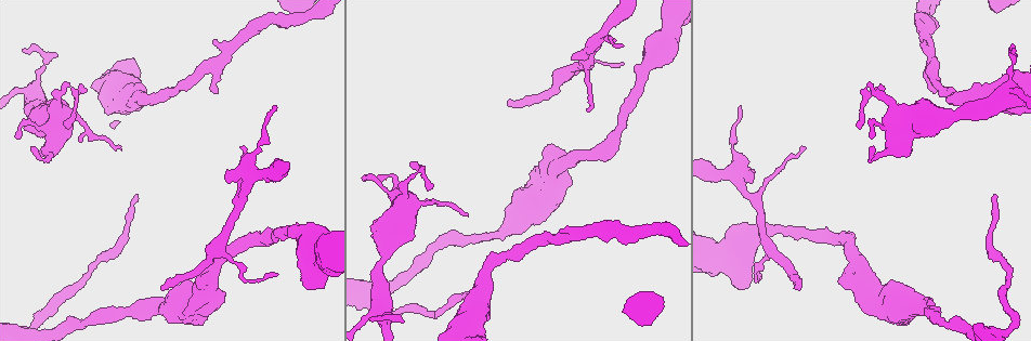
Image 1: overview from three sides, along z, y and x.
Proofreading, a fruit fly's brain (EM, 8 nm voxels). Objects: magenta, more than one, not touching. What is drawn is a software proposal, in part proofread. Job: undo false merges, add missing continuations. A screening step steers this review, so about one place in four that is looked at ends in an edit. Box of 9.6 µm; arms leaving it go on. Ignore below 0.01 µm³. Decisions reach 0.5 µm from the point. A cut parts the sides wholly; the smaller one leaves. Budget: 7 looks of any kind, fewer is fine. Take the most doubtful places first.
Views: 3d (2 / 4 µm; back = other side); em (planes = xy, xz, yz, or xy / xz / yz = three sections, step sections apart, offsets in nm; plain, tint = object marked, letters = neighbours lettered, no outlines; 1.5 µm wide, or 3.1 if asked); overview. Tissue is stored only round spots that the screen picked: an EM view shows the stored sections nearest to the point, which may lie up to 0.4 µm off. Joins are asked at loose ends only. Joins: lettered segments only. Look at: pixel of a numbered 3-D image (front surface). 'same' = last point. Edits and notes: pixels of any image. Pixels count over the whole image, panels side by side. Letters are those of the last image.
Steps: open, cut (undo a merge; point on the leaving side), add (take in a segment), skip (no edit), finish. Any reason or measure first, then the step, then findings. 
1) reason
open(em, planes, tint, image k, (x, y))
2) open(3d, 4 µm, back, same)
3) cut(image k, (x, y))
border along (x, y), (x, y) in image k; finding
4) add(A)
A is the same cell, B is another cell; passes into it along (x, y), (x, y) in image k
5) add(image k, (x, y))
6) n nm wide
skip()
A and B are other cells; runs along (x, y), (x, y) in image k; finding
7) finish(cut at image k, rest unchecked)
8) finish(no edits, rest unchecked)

stops while still wide
open(em, planes, letters, image 1, (552, 146))

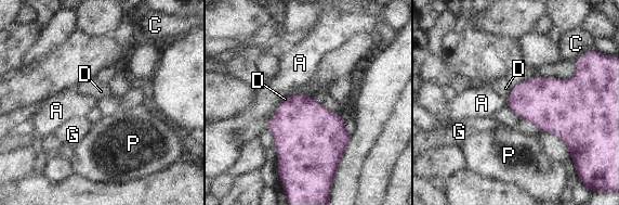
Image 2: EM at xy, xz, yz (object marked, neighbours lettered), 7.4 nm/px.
320 nm wide
skip()
A, C, D, G and P are other cells; border along (311, 95), (290, 95), (270, 120) in image 2; no lettered segment goes on from it

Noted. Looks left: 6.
an open end
open(3d, 4 µm, image 1, (623, 46))

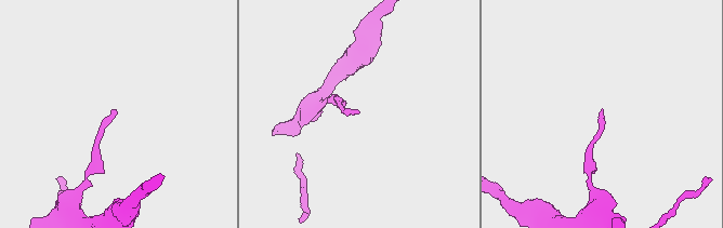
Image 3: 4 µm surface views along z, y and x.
open(em, yz, step 8, tint, image 3, (112, 110))

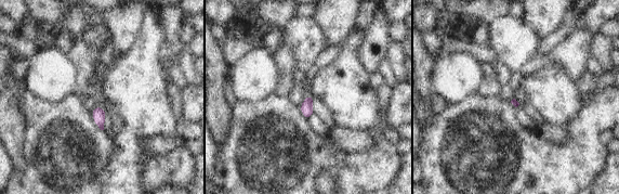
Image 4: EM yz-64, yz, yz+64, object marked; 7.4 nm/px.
cut it another way
open(em, planes, letters, same)

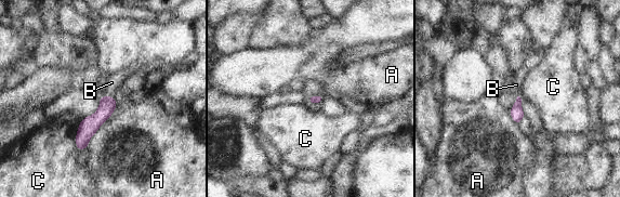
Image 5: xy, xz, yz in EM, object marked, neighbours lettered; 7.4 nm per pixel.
add(B)
B is the same cell, A and C are other cells; passes into it along (90, 125), (108, 96), (111, 82) in image 5; the cell continues

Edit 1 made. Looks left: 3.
free end
open(em, xz, step 8, letters, image 1, (371, 319))

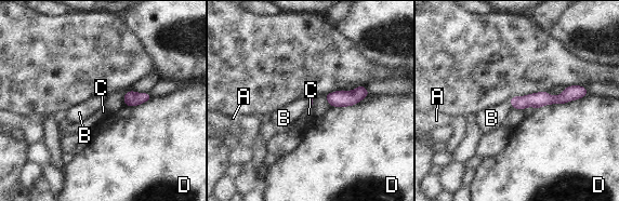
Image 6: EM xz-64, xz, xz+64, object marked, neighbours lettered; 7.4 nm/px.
open(em, planes, letters, same)

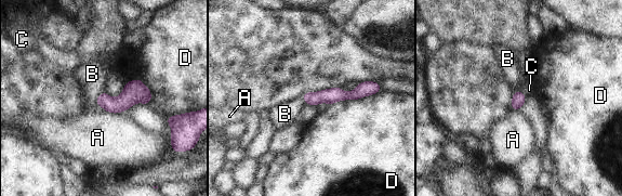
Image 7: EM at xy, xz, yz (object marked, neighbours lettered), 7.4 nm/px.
add(C)
C is the same cell, A, B and D are other cells; passes into it along (518, 99), (524, 94), (529, 90) in image 7; it goes on there

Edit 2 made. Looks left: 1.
finish(add at image 5, add at image 7, rest unchecked)

